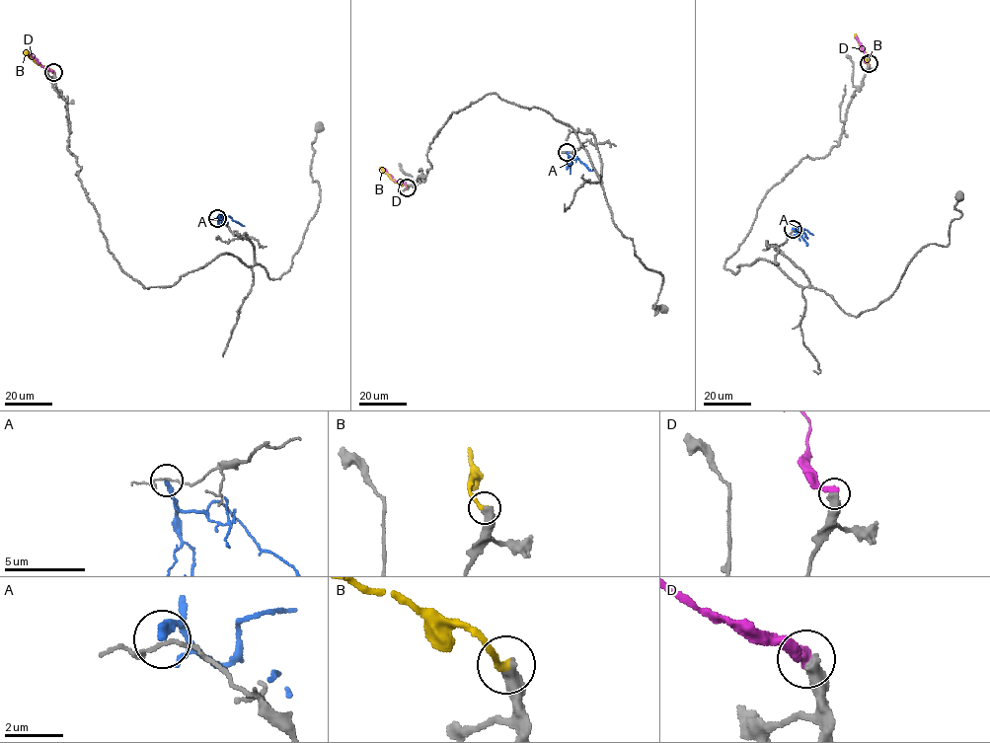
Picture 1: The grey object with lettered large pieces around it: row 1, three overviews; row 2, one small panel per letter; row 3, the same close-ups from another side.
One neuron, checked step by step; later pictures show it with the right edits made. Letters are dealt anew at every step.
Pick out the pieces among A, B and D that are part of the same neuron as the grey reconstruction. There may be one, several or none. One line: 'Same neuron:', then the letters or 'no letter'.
Same neuron: B

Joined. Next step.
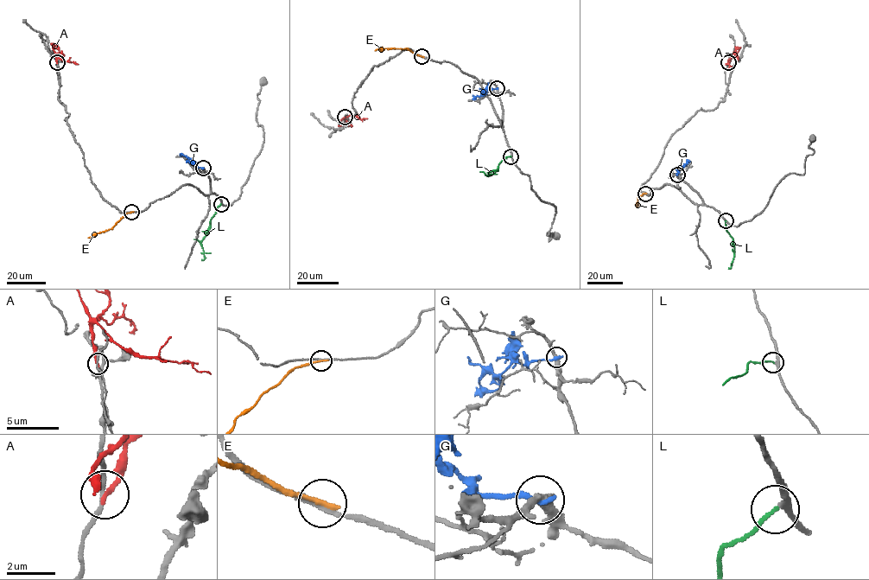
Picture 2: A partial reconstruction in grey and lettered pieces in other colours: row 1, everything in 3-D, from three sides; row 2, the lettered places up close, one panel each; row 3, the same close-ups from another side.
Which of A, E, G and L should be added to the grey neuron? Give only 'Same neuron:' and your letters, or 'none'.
Same neuron: L

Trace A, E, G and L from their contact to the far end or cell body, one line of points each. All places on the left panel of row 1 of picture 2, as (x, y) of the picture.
A: (57, 62), (56, 54), (61, 60), (78, 65)
E: (131, 212), (111, 229), (87, 238)
G: (203, 168), (198, 168), (191, 159), (180, 154)
L: (221, 204), (217, 207), (207, 233), (201, 242), (205, 258), (202, 259)

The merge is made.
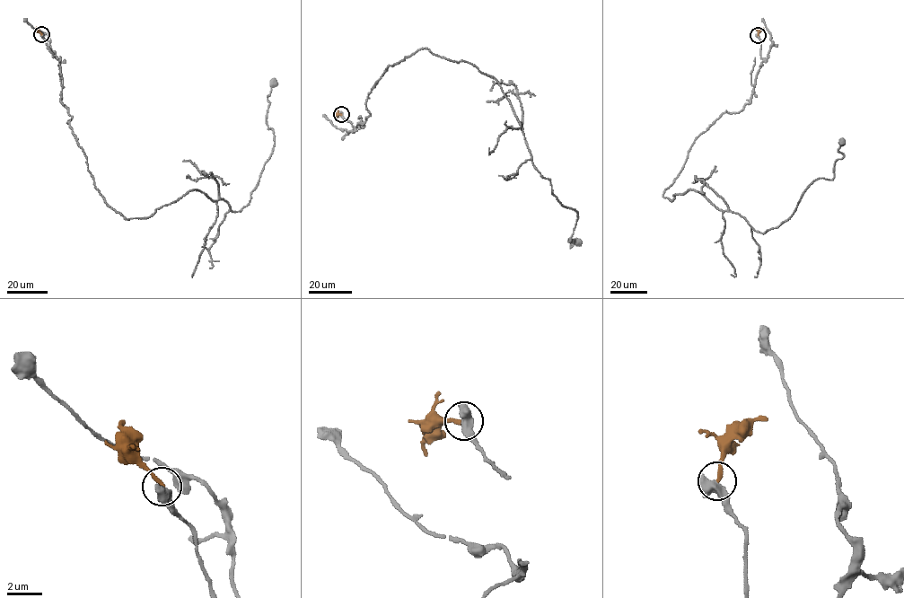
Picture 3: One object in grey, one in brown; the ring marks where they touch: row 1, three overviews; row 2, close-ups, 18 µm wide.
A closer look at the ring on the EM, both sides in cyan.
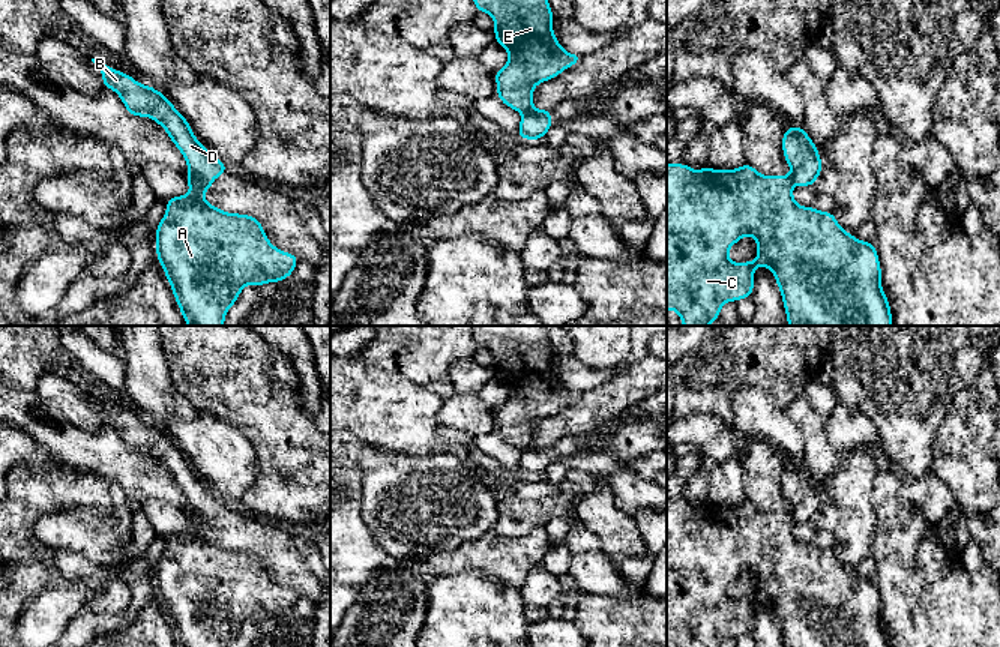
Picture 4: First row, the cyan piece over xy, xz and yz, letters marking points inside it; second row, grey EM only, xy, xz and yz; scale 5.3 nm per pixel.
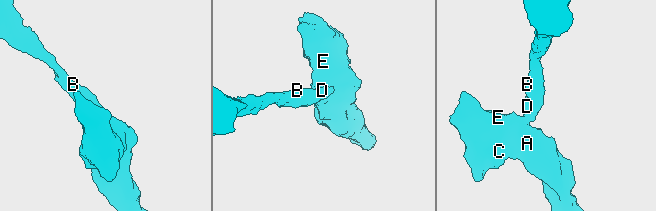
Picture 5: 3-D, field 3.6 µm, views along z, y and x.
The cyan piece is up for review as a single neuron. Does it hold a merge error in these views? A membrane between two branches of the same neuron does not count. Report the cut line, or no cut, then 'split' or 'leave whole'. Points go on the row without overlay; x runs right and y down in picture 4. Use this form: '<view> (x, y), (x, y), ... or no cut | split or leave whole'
xy (188, 515), (203, 529) | split

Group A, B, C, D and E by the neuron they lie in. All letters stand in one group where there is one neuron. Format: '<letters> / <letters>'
A C E / B D

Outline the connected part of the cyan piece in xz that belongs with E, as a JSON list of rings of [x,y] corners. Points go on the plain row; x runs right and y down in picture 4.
[[[471,326],[471,336],[477,348],[486,348],[494,356],[495,378],[509,390],[508,399],[494,410],[498,435],[521,450],[538,447],[533,443],[533,425],[583,395],[580,390],[569,390],[557,378],[547,326]]]

